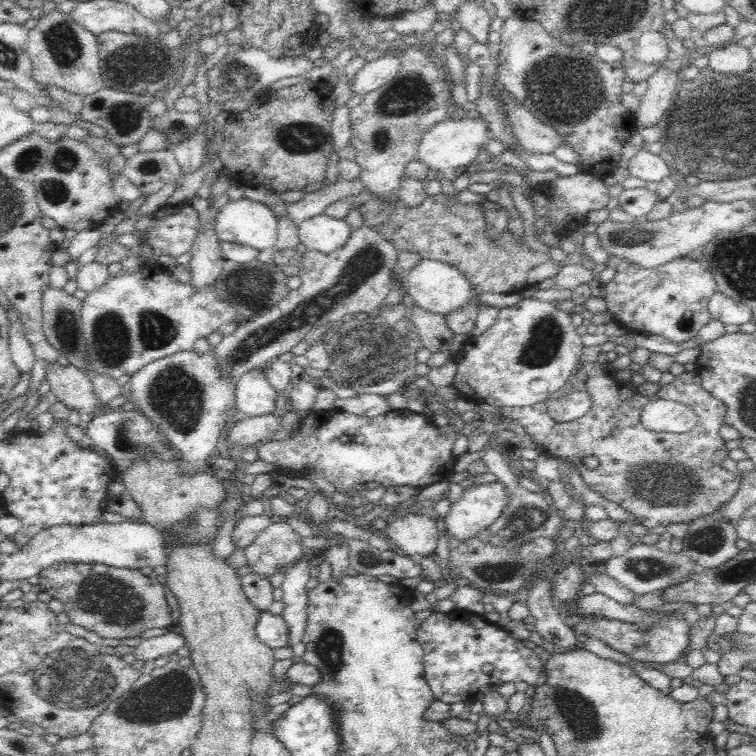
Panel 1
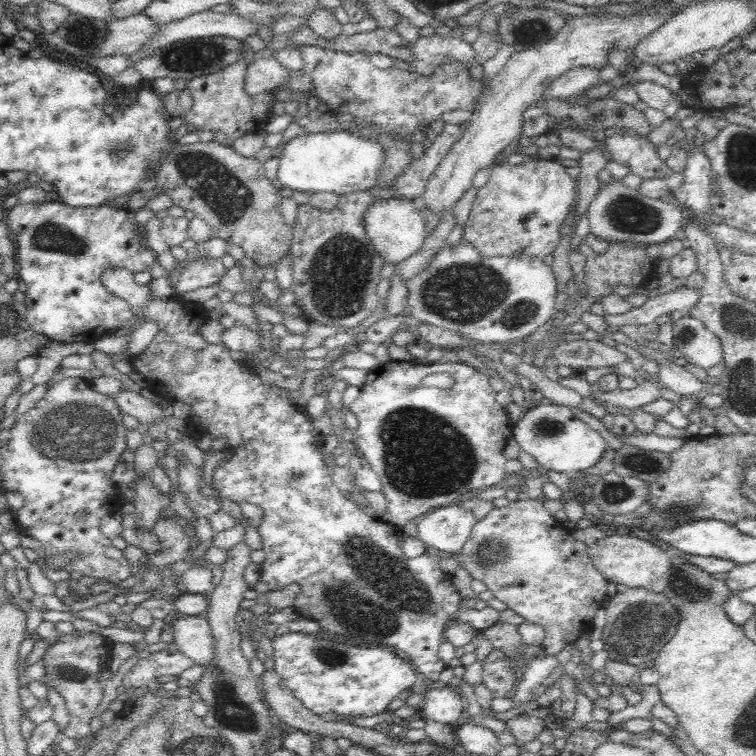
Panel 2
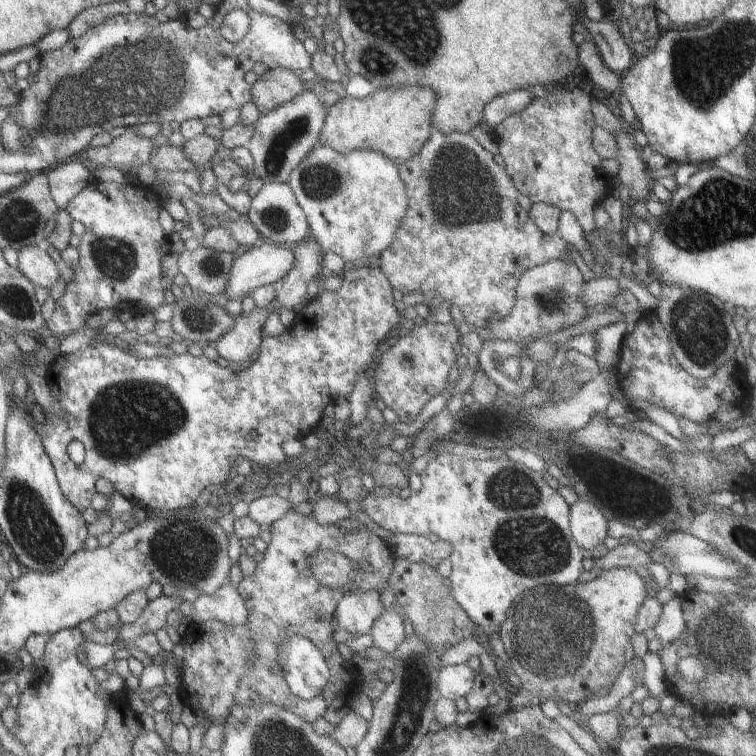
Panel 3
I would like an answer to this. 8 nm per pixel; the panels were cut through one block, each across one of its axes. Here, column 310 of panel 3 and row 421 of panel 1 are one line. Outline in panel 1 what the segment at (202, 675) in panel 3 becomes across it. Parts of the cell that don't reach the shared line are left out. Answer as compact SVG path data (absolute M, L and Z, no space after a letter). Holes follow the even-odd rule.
M597 361L581 362L572 372L570 378L566 380L566 384L560 392L552 394L556 399L562 398L566 394L572 394L572 392L588 392L593 399L593 408L582 418L560 424L550 418L546 401L528 407L498 408L499 412L501 412L501 416L510 418L510 420L518 420L536 445L542 446L547 454L554 458L569 459L580 472L586 486L604 498L616 502L618 506L622 506L630 514L634 514L636 522L643 524L648 529L655 526L680 524L680 522L689 523L697 516L710 514L728 502L740 488L741 477L724 469L721 465L722 460L729 457L728 446L725 445L725 441L719 433L724 421L724 414L726 414L726 407L705 390L700 375L696 371L684 371L675 376L671 383L663 385L662 392L656 397L690 407L698 419L696 426L684 434L652 432L644 427L640 421L640 412L649 404L650 398L638 393L630 400L622 401L619 396L620 382L616 378L612 379L606 375L600 365ZM586 456L596 456L599 462L598 466L592 469L585 467L582 460Z

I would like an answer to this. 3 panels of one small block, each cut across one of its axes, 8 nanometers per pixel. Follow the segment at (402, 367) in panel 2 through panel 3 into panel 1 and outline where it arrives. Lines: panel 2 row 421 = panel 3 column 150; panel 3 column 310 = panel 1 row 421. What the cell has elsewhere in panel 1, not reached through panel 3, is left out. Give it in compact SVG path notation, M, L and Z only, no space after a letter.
M408 408L391 409L380 416L362 417L347 411L321 410L308 413L300 420L296 434L282 440L266 440L257 445L258 458L266 464L272 464L273 470L286 476L306 478L306 476L318 476L328 480L335 490L342 494L352 491L354 484L364 485L367 482L377 482L383 487L411 486L426 487L443 480L452 480L456 476L453 466L457 456L452 453L454 441L457 439L463 426L458 425L448 433L440 434L432 420L432 416L426 412L414 413Z

